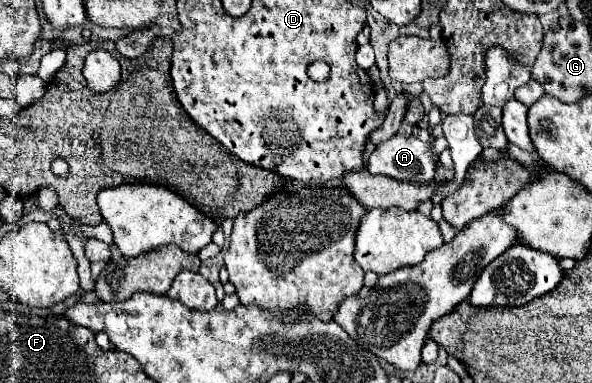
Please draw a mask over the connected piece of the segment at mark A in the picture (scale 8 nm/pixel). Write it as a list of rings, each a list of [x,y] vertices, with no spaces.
[[[393,135],[389,141],[375,147],[375,151],[369,157],[369,173],[373,175],[387,175],[401,181],[411,183],[431,183],[435,175],[435,165],[440,153],[448,149],[448,143],[442,135],[433,142],[424,143],[417,137],[405,137],[405,135]]]

